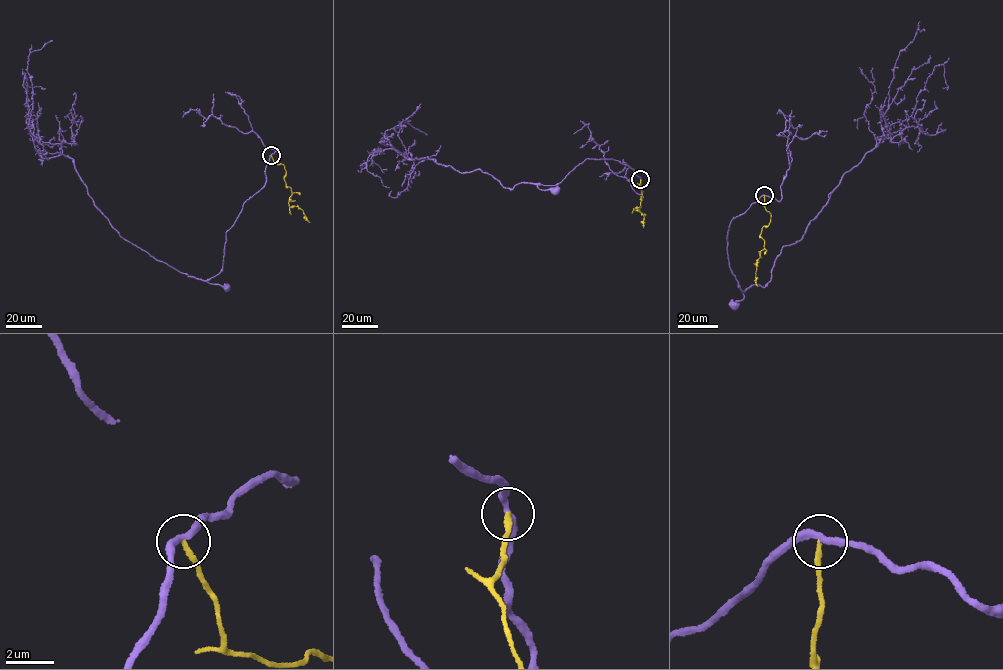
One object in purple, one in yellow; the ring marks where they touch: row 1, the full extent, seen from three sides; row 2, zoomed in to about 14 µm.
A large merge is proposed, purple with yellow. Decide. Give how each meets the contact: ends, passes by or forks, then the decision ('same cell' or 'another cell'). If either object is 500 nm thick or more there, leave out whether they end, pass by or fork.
purple passes by; yellow ends; another cell

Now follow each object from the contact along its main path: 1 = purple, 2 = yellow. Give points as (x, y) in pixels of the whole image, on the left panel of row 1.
1: (271, 155), (265, 168), (263, 187), (244, 203), (233, 225), (226, 233), (222, 271), (207, 281), (228, 287)
2: (271, 155), (273, 163), (284, 165), (286, 186), (292, 192), (288, 205), (303, 210), (309, 222)

